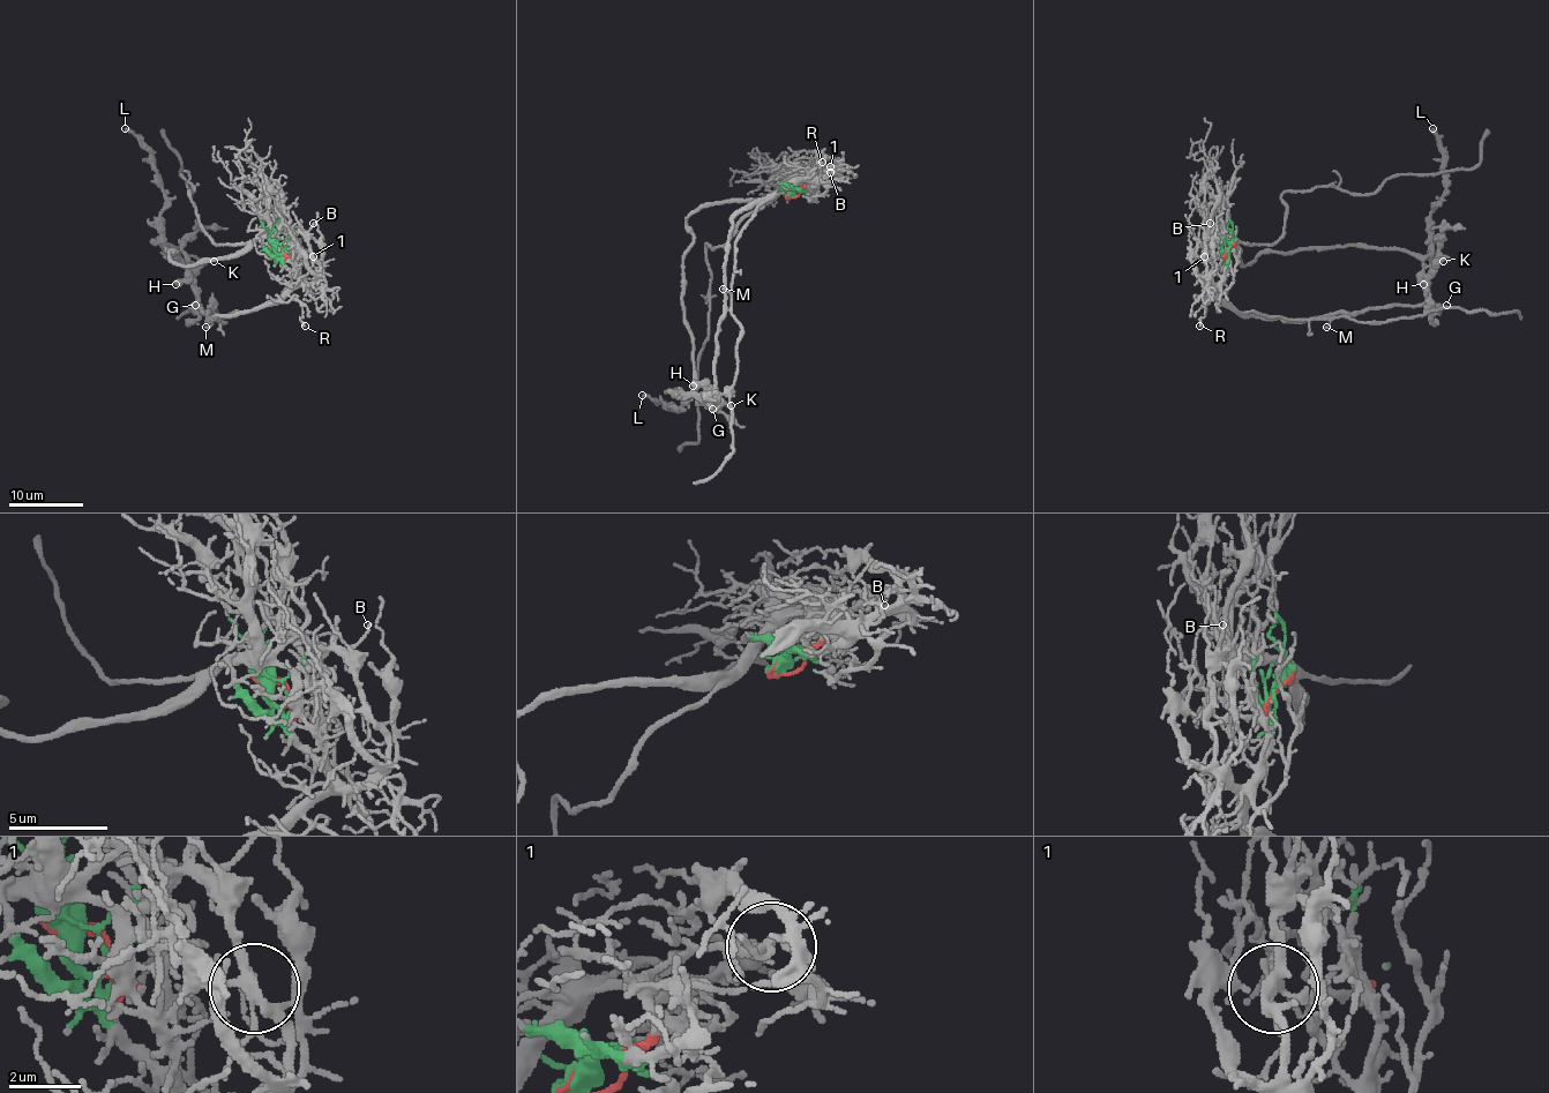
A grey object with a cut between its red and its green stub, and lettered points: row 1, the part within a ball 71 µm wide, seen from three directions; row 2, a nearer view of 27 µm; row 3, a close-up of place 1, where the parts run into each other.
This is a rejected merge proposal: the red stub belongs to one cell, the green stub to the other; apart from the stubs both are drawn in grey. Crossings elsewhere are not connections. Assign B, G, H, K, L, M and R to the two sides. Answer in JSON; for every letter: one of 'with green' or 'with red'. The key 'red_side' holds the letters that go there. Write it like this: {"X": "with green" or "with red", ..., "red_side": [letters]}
{"B": "with green", "G": "with green", "H": "with red", "K": "with red", "L": "with red", "M": "with green", "R": "with green", "red_side": ["H", "K", "L"]}

